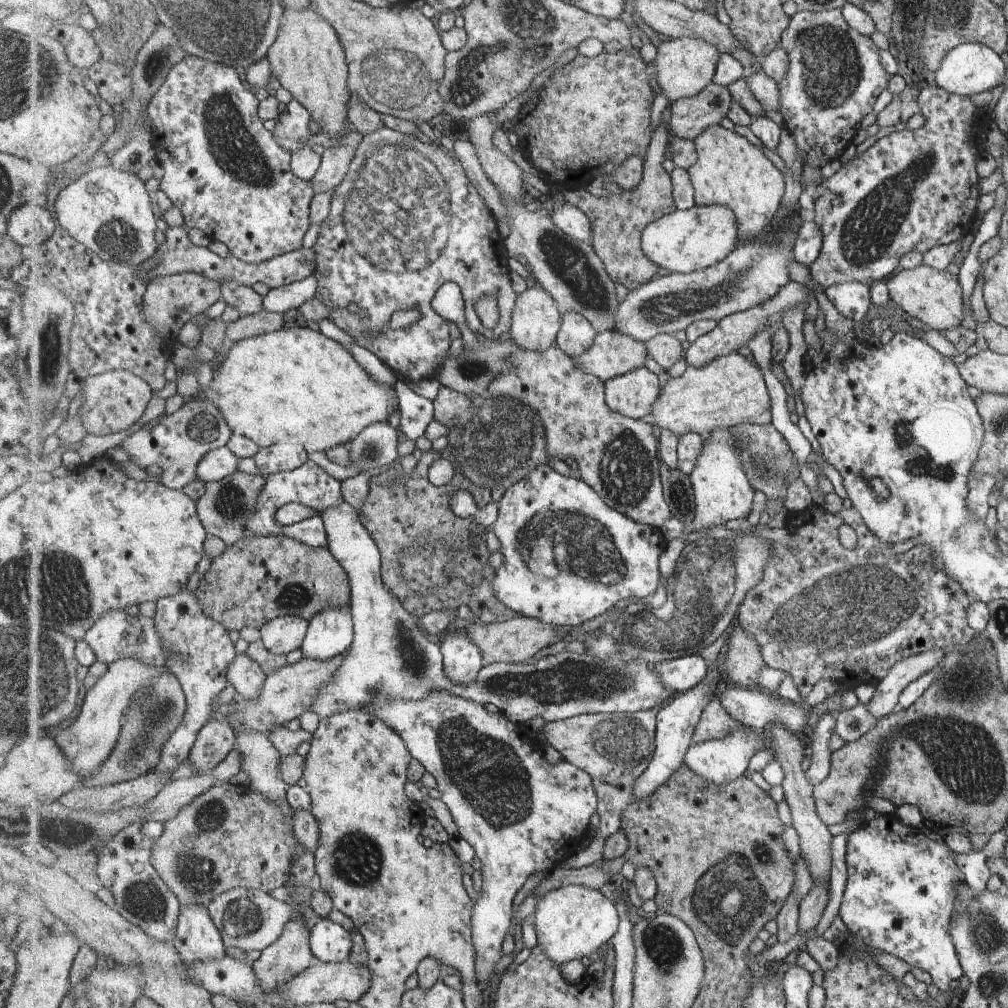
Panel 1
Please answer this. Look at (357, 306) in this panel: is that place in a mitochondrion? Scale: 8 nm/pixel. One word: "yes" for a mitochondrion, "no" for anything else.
no

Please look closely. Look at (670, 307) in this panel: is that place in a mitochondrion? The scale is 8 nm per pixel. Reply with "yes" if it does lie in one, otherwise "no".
yes

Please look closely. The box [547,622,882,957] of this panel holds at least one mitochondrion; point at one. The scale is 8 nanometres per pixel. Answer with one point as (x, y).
(735, 877)

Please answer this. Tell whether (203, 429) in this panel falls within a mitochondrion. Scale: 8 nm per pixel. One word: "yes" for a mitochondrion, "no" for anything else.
yes

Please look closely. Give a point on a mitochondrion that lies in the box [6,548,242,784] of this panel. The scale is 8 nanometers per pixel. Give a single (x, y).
(165, 707)

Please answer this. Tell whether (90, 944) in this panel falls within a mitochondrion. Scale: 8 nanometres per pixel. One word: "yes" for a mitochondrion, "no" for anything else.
no

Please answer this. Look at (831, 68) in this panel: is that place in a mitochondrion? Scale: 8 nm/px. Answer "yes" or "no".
yes

